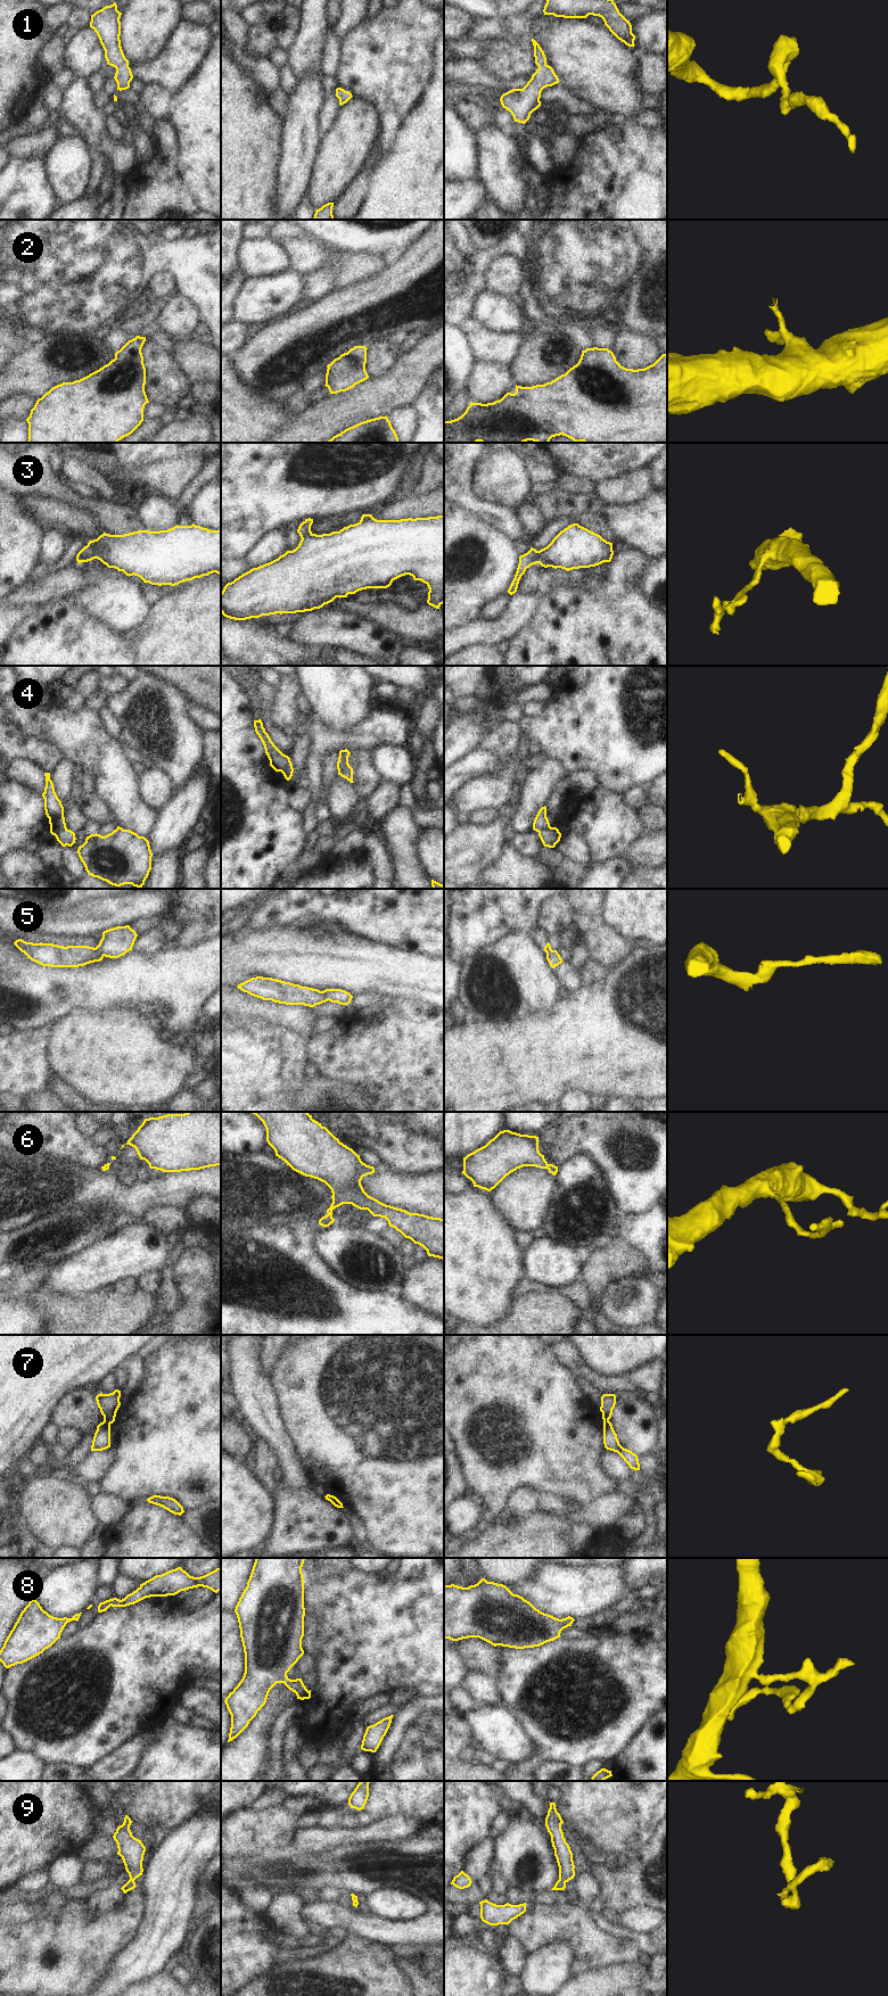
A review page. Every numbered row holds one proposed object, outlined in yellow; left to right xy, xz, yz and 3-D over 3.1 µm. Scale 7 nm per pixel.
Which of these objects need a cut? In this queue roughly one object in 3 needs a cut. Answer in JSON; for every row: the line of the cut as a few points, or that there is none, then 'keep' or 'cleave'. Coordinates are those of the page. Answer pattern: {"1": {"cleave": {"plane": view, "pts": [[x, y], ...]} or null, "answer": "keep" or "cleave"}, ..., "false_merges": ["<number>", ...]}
{"1": {"cleave": null, "answer": "keep"}, "2": {"cleave": null, "answer": "keep"}, "3": {"cleave": null, "answer": "keep"}, "4": {"cleave": {"plane": "xy", "pts": [[66, 827], [55, 835]]}, "answer": "cleave"}, "5": {"cleave": {"plane": "xy", "pts": [[95, 948], [104, 955]]}, "answer": "cleave"}, "6": {"cleave": null, "answer": "keep"}, "7": {"cleave": {"plane": "xy", "pts": [[104, 1419], [109, 1424]]}, "answer": "cleave"}, "8": {"cleave": null, "answer": "keep"}, "9": {"cleave": null, "answer": "keep"}, "false_merges": ["4", "5", "7"]}

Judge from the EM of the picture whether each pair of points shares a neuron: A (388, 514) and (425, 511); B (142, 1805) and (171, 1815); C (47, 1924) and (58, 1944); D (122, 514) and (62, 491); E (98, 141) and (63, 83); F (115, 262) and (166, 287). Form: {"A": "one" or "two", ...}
{"A": "one", "B": "one", "C": "one", "D": "one", "E": "two", "F": "two"}

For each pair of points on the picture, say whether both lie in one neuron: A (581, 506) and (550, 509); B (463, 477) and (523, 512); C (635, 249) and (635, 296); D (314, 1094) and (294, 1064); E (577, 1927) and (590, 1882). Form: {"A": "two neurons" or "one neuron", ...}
{"A": "one neuron", "B": "two neurons", "C": "two neurons", "D": "two neurons", "E": "two neurons"}

